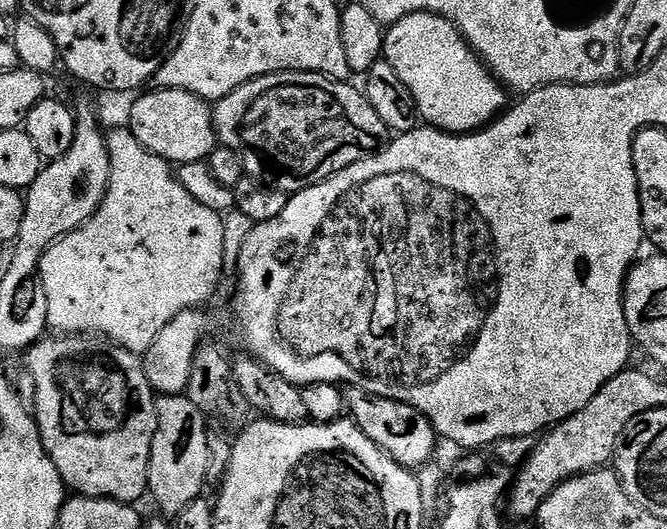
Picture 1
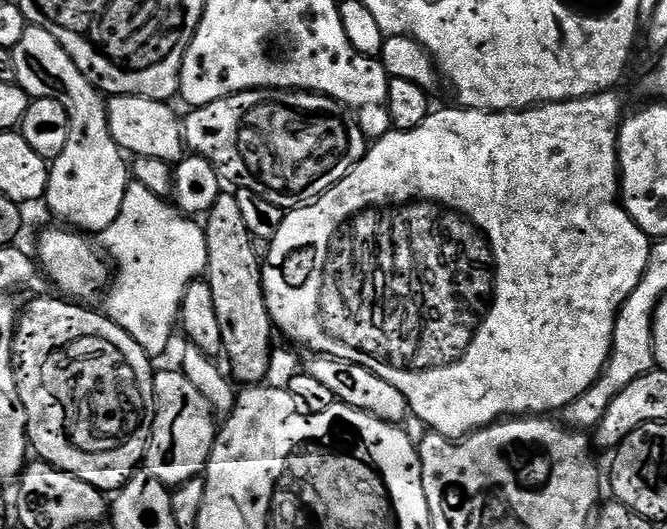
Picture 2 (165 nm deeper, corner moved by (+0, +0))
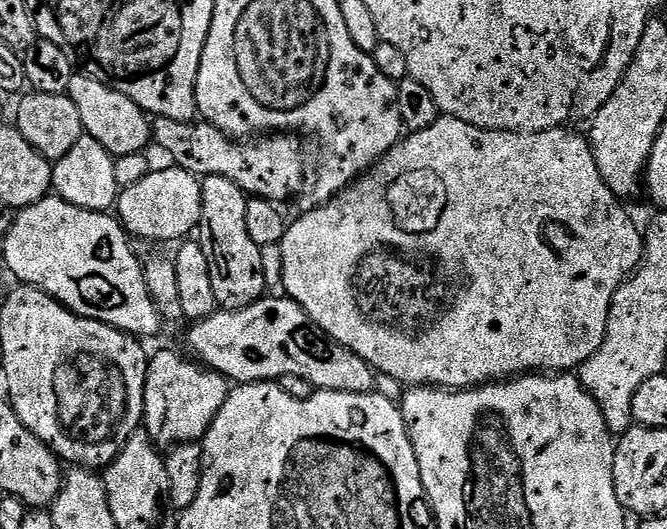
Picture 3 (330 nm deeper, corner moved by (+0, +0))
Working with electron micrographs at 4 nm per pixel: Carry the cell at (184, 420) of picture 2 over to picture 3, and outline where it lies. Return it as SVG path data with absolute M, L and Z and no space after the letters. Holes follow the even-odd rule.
M160 352L148 361L143 427L148 437L164 450L171 450L177 444L203 441L230 391L228 377L195 359L187 359L183 360L176 352Z

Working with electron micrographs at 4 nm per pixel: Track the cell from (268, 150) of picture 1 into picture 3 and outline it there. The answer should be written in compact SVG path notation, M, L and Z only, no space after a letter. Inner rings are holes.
M159 118L152 124L152 140L177 168L185 168L201 178L221 176L230 178L249 197L261 200L281 202L288 200L304 184L304 156L300 153L300 144L288 134L260 134L255 138L236 139L227 136L213 124L207 122L178 122L174 118Z

